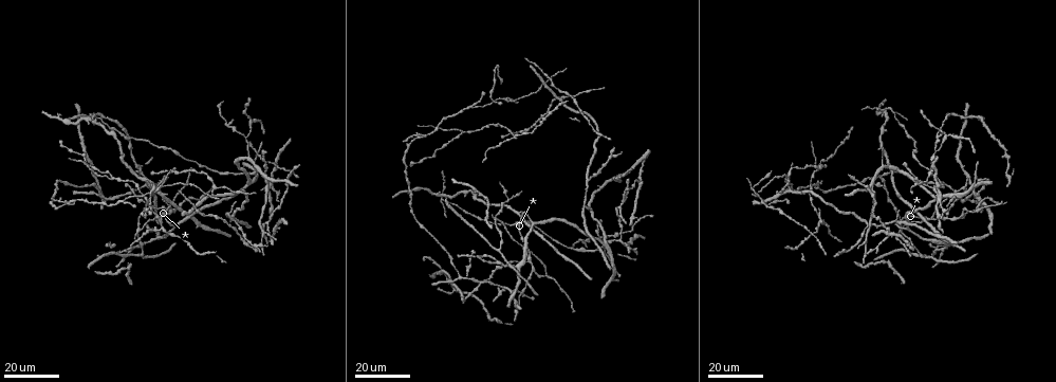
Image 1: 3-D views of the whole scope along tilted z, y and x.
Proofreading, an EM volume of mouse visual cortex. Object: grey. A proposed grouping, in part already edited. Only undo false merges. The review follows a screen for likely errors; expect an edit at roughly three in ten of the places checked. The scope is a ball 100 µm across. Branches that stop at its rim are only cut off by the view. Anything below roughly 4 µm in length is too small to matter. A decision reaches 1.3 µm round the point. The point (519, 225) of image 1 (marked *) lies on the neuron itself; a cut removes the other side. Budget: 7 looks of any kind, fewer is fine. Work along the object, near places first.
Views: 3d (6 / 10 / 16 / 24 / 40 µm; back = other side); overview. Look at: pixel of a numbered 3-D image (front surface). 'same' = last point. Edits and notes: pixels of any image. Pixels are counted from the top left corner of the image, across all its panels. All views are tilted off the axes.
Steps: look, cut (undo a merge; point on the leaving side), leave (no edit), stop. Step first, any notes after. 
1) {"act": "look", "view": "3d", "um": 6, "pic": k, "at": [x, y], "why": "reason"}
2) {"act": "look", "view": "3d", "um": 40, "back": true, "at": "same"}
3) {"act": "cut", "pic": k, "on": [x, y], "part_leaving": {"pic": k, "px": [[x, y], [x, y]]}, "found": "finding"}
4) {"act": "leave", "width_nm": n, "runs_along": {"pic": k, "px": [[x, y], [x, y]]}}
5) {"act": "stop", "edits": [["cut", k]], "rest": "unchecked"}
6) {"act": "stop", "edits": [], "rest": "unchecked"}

{"act": "look", "view": "3d", "um": 16, "pic": 1, "at": [140, 226]}

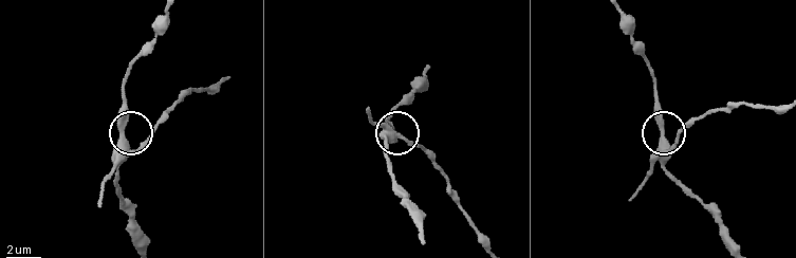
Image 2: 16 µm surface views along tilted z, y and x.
{"act": "look", "view": "3d", "um": 6, "pic": 2, "at": [664, 138], "why": "zoom in"}

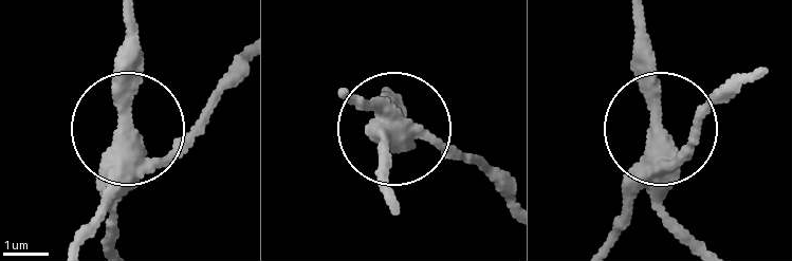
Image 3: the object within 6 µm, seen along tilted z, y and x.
{"act": "look", "view": "3d", "um": 6, "back": true, "pic": 3, "at": [125, 128]}

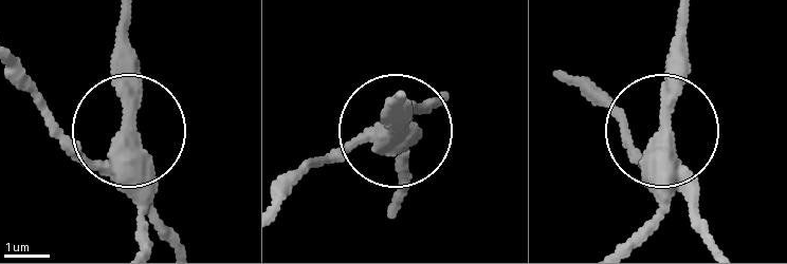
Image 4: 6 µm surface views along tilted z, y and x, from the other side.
{"act": "cut", "pic": 4, "on": [78, 148], "width_nm": 410, "part_leaving": {"pic": 4, "px": [[127, 183], [97, 170], [14, 63]]}, "found": "a second neuron is stuck on"}

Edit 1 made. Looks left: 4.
{"act": "look", "view": "overview"}

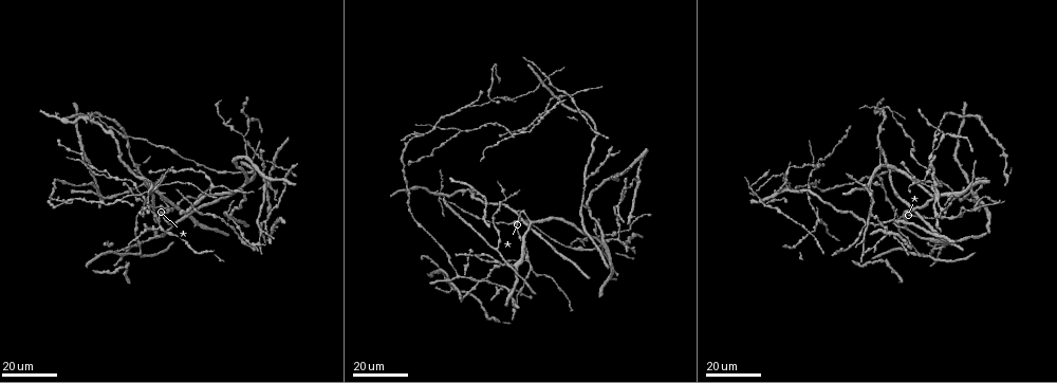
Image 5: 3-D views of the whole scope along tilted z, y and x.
{"act": "look", "view": "3d", "um": 16, "pic": 5, "at": [942, 217], "why": "three arms meet"}

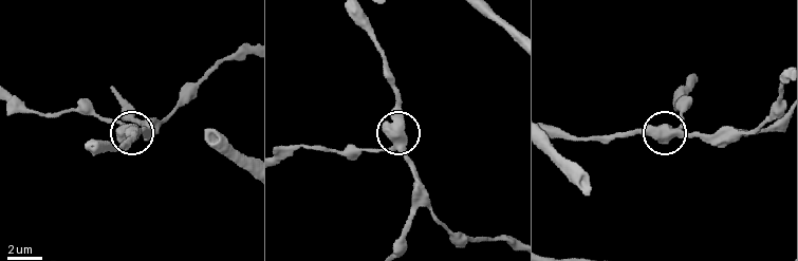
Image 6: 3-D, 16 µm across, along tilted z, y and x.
{"act": "look", "view": "3d", "um": 6, "pic": 6, "at": [396, 148]}

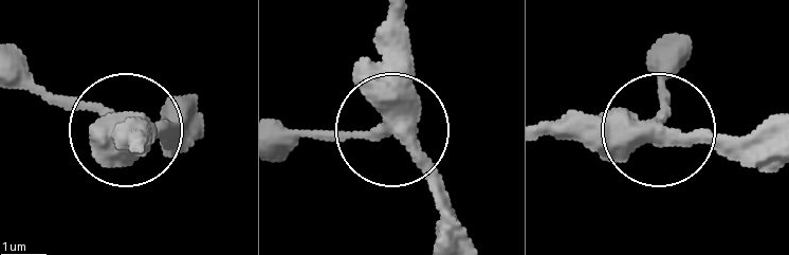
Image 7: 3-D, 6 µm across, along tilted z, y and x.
{"act": "leave", "width_nm": 370, "runs_along": {"pic": 7, "px": [[544, 130], [747, 135]]}, "found": "continuous, no second neuron"}

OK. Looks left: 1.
{"act": "stop", "edits": [["cut", 4]], "rest": "unchecked"}

